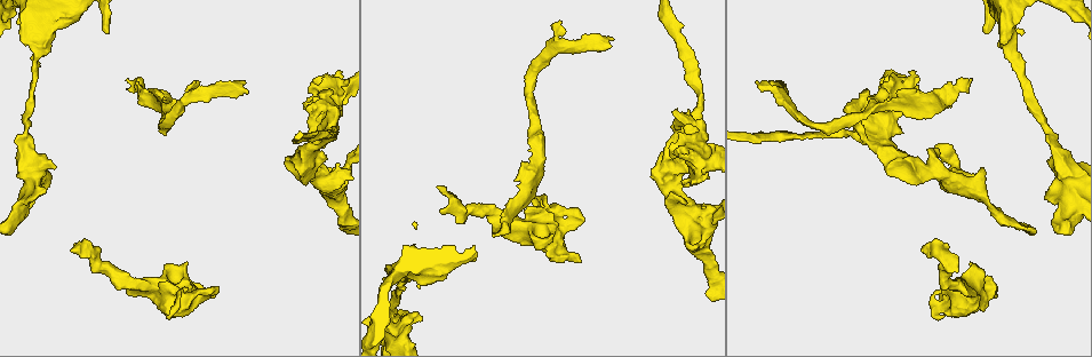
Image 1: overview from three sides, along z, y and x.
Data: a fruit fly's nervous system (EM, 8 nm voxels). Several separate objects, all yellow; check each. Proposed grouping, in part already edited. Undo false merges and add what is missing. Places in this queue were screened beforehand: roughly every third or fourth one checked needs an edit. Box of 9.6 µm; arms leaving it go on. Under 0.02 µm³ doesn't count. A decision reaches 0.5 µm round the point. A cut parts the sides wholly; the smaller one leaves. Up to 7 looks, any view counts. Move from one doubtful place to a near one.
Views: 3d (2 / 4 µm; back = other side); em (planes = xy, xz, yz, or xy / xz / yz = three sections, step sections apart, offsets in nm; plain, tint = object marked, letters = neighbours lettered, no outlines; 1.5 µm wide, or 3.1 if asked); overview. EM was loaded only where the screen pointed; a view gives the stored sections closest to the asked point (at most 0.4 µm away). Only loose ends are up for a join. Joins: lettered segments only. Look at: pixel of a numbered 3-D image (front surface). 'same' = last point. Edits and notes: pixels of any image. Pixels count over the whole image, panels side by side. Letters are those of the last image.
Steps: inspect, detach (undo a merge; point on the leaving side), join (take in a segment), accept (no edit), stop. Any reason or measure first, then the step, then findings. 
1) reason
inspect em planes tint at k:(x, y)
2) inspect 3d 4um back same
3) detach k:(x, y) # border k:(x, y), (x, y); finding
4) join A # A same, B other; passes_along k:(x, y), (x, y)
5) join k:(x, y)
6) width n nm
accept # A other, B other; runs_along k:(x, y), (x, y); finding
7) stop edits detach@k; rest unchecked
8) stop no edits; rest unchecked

touches itself
inspect 3d 4um at 1:(565, 208)

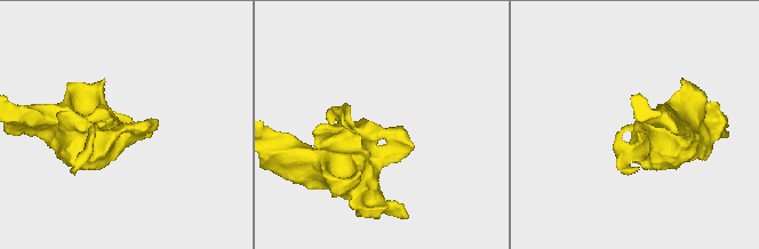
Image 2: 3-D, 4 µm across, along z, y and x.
shape alone is not enough
inspect em xy step 4 tint at 2:(384, 129)

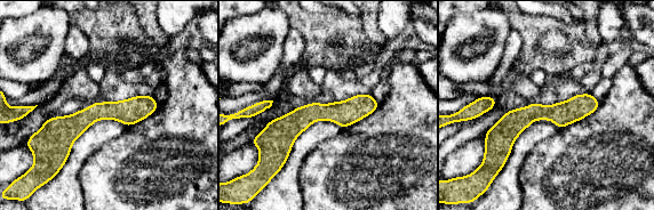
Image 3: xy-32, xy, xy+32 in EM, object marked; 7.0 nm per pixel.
another direction
inspect em planes letters same

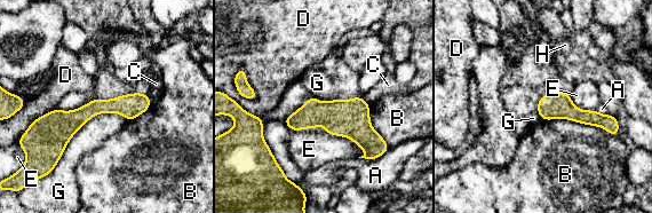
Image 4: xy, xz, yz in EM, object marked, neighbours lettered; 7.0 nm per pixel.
accept # A other, B other, C other, D other, E other, G other, H other; one cell here

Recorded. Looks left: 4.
an open end
inspect em xy step 4 tint at 1:(341, 227)

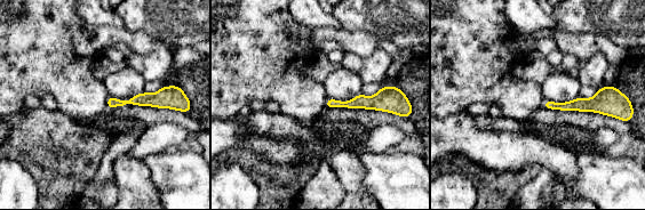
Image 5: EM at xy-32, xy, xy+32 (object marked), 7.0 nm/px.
inspect em yz step 4 letters same

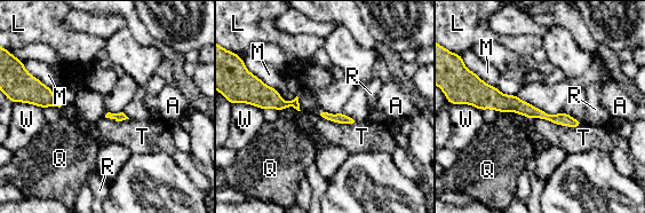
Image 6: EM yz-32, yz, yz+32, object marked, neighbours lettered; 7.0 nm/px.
accept # A other, L other, M other, Q other, R other, T other, W other; runs_along 6:(482, 85), (501, 103), (574, 123); no lettered segment goes on from it

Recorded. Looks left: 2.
an open end
inspect 3d 4um at 1:(106, 32)

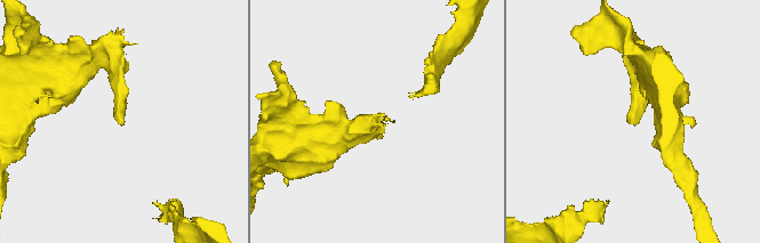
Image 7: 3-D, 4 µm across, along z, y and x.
inspect em planes letters at 7:(121, 123)

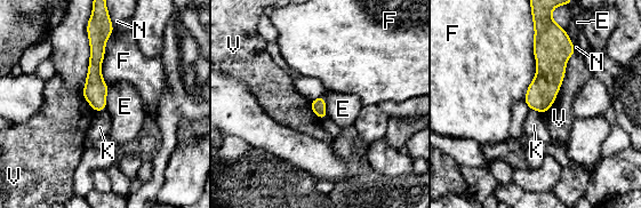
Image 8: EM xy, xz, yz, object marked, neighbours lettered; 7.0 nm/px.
width 100 nm
accept # E other, F other, K other, N other, V other; runs_along 8:(95, 39), (95, 94), (102, 108); no lettered segment goes on from it

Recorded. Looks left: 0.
stop no edits; rest unchecked

